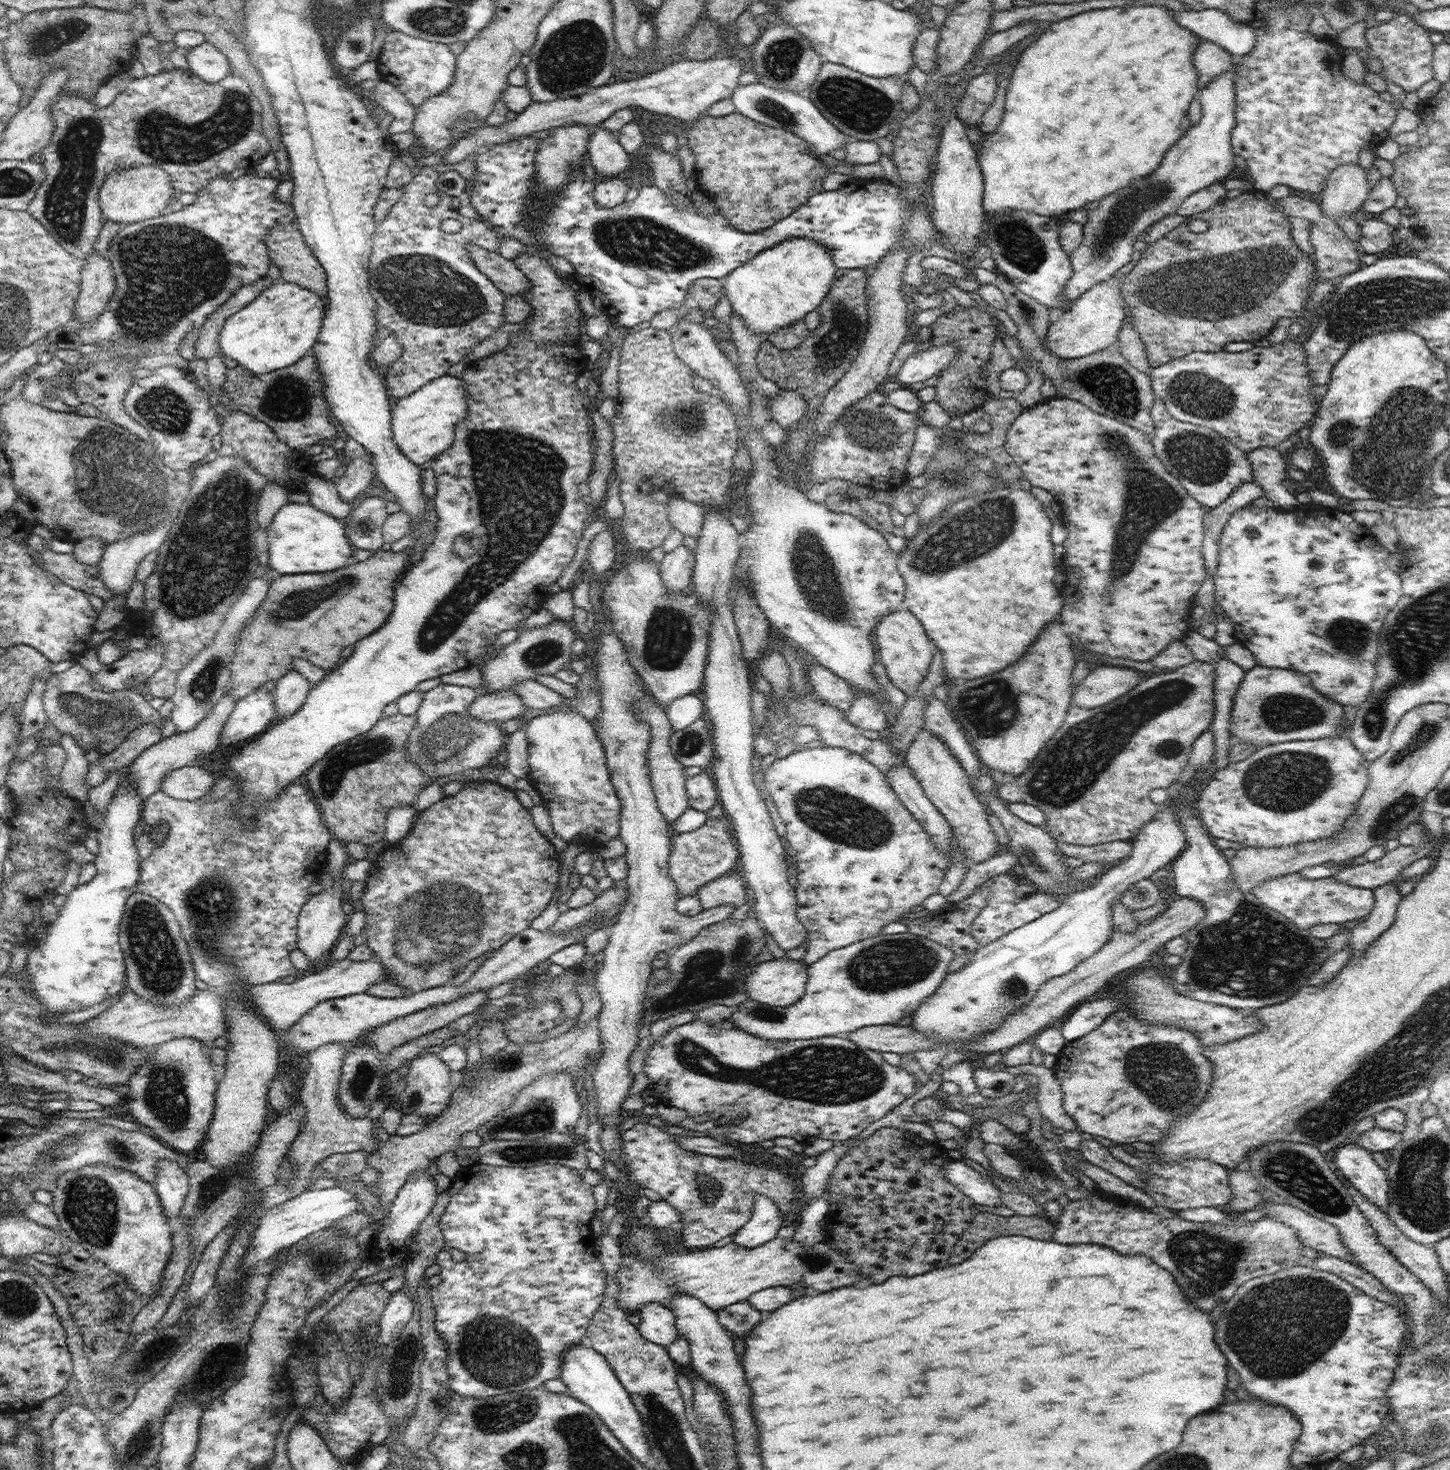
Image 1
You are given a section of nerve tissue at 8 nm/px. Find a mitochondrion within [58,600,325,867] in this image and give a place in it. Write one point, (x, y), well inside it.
(201, 688)

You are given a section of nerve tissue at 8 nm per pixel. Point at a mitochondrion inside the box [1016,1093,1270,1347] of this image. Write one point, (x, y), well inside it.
(1206, 1260)

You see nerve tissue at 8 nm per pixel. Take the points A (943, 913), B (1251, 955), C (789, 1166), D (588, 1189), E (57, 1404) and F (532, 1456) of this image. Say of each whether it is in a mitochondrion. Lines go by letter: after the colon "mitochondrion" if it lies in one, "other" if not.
A: other
B: mitochondrion
C: other
D: other
E: other
F: mitochondrion

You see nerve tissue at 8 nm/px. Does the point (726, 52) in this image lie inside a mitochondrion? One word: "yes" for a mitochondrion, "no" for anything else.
no

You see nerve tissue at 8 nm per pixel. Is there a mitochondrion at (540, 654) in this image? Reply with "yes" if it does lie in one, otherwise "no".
yes

